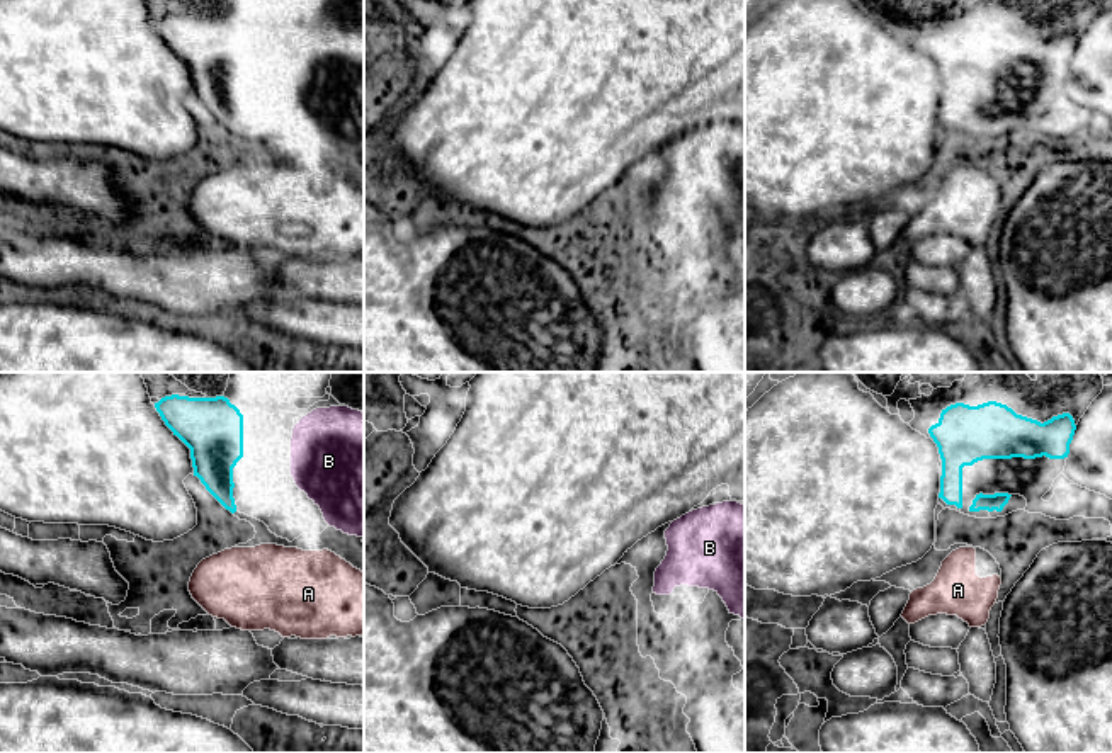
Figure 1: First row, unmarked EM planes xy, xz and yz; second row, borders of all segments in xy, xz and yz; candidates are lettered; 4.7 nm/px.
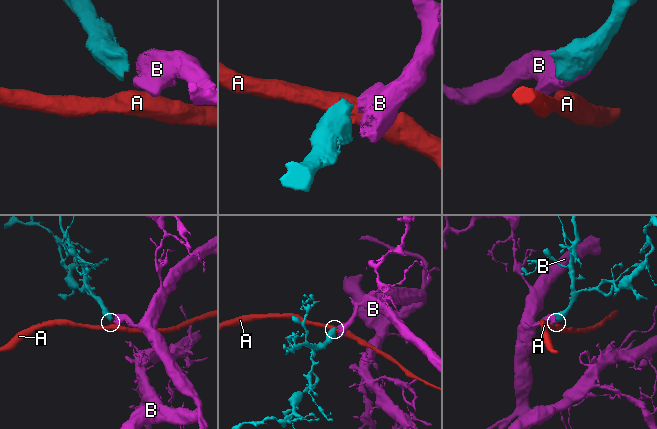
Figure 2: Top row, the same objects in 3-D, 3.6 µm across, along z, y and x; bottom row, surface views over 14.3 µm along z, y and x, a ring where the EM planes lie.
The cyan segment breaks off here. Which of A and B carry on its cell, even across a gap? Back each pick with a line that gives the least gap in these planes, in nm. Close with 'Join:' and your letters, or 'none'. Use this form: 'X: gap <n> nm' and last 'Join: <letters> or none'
B: gap 220 nm
Join: B

